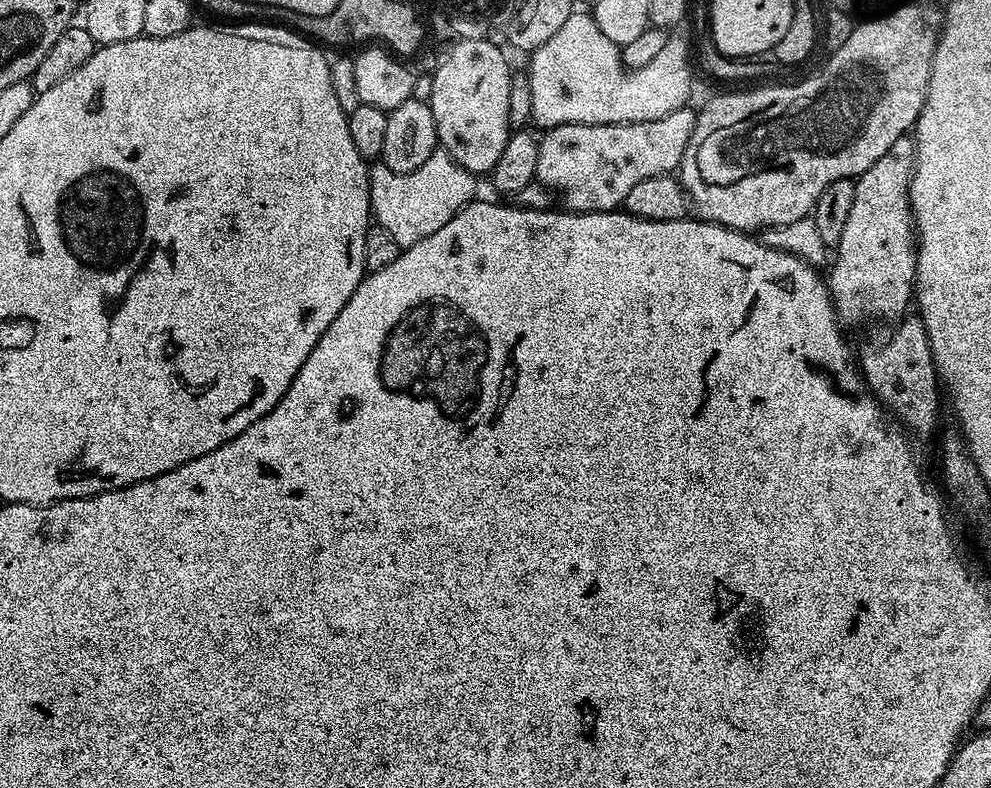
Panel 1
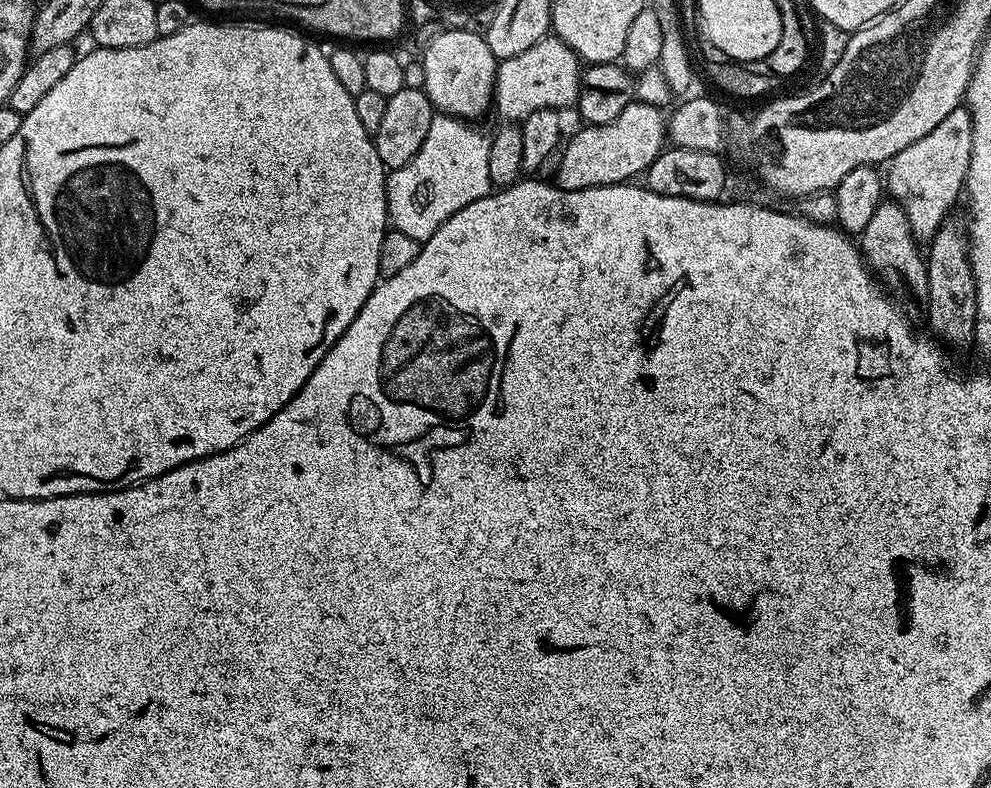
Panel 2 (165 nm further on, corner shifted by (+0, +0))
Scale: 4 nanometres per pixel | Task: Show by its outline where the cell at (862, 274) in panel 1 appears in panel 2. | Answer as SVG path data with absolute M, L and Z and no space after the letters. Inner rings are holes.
M961 106L954 109L926 138L918 138L918 142L910 142L906 150L902 150L893 160L887 161L886 169L886 192L897 204L903 204L906 210L906 218L910 222L912 232L916 239L921 242L931 241L932 236L942 226L942 222L949 219L952 207L956 204L956 199L961 199L966 188L968 171L970 170L970 154L974 146L974 122L971 111L967 107Z

